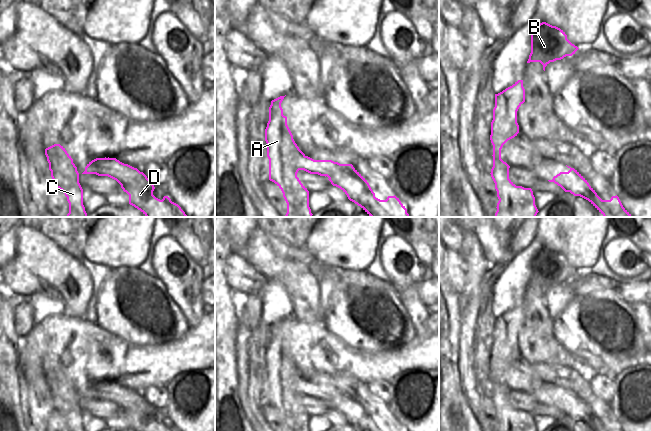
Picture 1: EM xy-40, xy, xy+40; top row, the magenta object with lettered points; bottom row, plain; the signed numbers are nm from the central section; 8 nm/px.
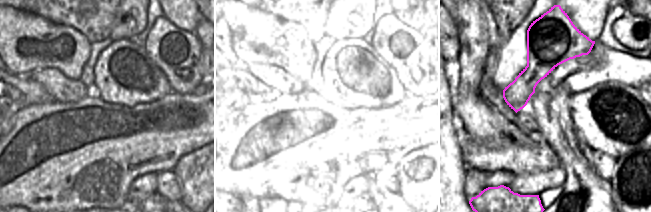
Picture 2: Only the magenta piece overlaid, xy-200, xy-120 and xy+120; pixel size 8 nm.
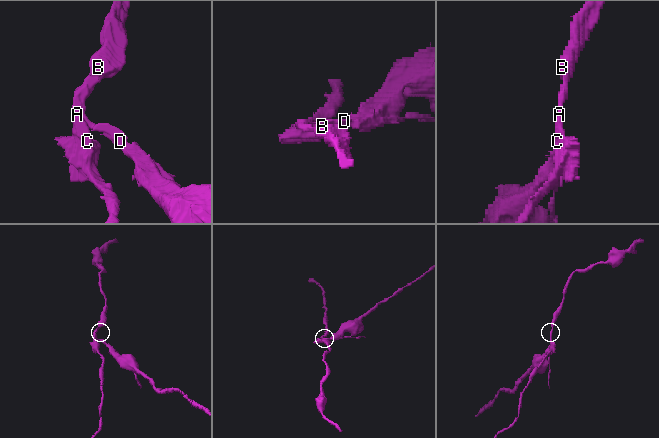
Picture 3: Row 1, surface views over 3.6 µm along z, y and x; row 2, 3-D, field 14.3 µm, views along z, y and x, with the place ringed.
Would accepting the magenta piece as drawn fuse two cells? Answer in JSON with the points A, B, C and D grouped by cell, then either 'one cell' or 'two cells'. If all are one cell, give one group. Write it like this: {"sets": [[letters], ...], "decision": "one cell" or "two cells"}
{"sets": [["A", "B", "C"], ["D"]], "decision": "two cells"}

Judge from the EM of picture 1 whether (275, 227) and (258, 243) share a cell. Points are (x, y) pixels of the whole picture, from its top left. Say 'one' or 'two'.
two

